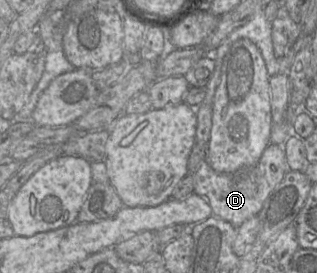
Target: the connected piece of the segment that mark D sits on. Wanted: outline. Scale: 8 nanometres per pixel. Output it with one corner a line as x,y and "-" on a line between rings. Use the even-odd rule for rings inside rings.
270,143
255,166
234,173
217,172
206,160
202,161
194,173
194,193
208,201
213,216
238,227
259,213
267,197
283,180
288,170
283,146

